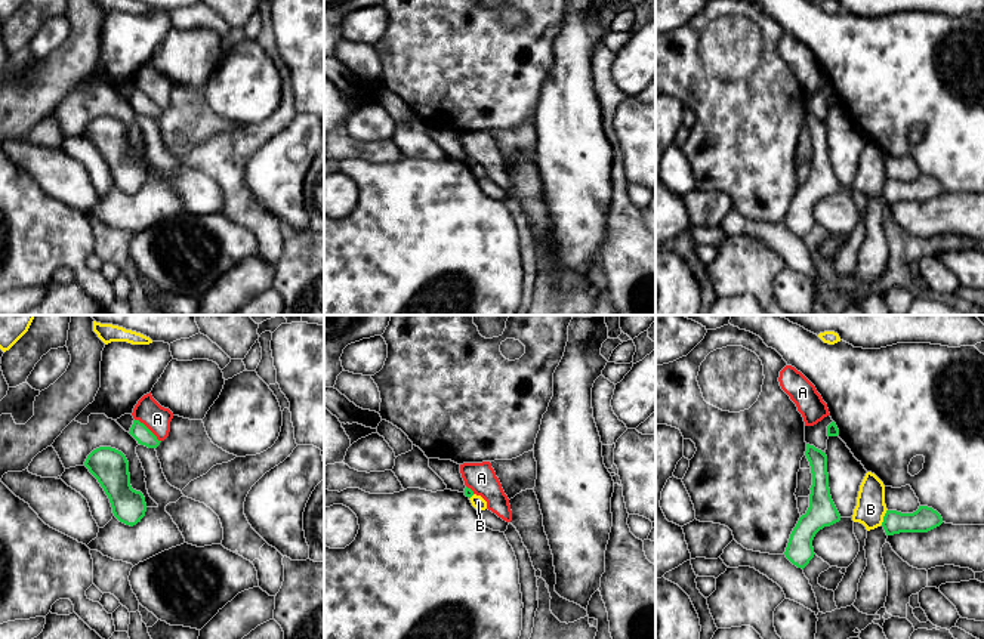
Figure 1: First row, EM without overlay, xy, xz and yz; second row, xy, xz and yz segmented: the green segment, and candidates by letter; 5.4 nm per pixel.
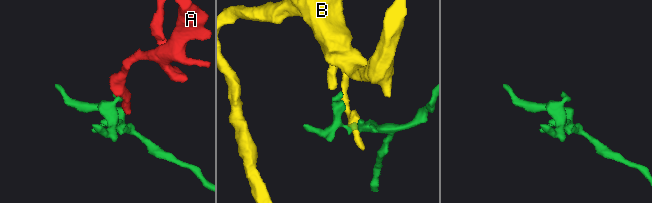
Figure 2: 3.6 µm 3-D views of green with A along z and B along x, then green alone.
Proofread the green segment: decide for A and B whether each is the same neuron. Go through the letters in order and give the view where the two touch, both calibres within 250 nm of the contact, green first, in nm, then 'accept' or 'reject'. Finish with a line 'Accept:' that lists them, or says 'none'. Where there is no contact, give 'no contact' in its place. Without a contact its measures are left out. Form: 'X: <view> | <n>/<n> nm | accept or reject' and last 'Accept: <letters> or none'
A: xy | 90/150 nm | reject
B: yz | 140/160 nm | reject
Accept: none

